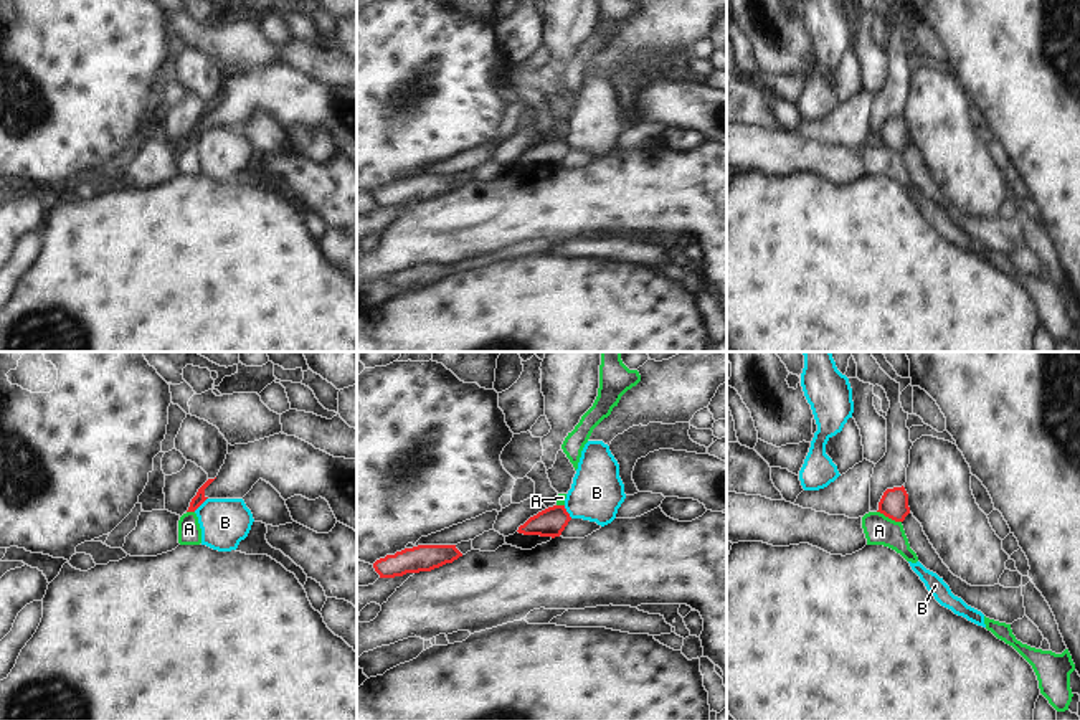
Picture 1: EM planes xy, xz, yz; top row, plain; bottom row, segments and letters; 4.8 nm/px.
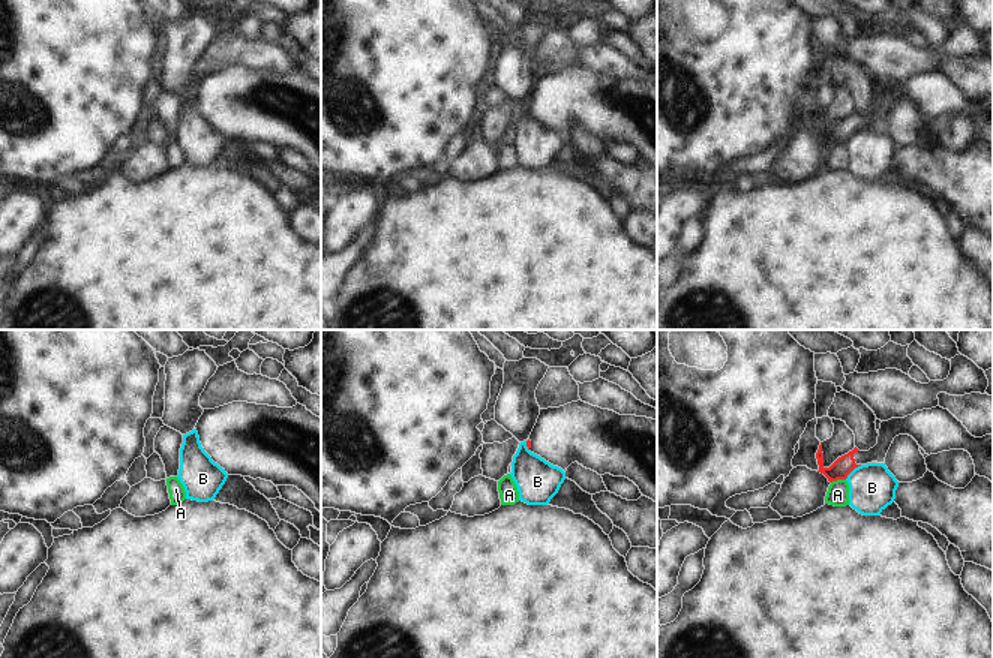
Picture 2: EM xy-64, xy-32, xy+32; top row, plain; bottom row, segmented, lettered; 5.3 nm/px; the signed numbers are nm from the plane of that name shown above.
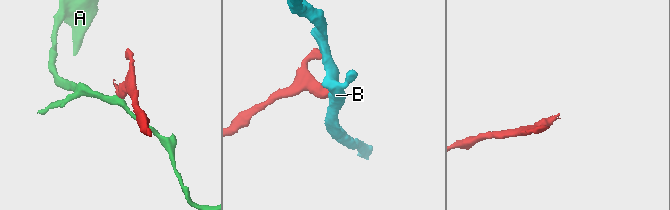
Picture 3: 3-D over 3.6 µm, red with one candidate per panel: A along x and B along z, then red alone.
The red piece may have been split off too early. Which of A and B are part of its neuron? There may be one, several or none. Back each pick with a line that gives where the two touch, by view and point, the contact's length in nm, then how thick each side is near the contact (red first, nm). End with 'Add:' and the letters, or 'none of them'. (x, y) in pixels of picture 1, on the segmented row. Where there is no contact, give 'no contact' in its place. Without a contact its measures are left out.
Add: none of them

